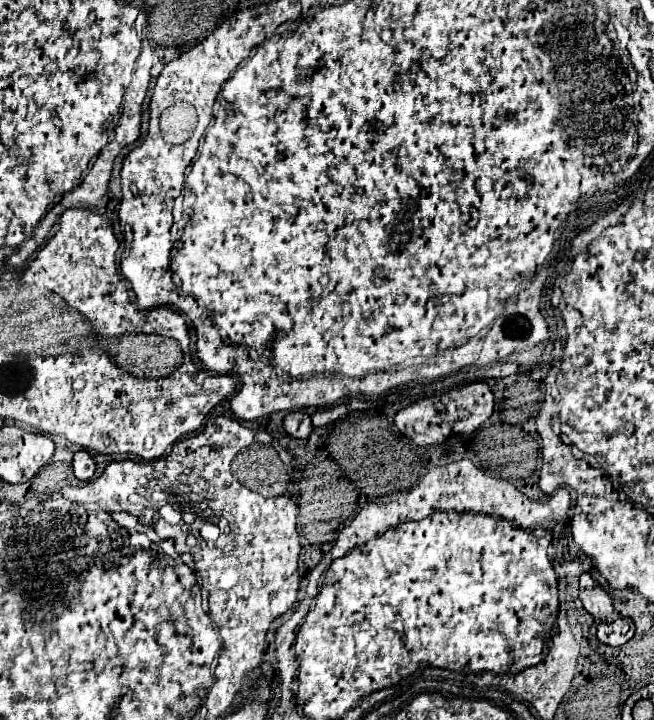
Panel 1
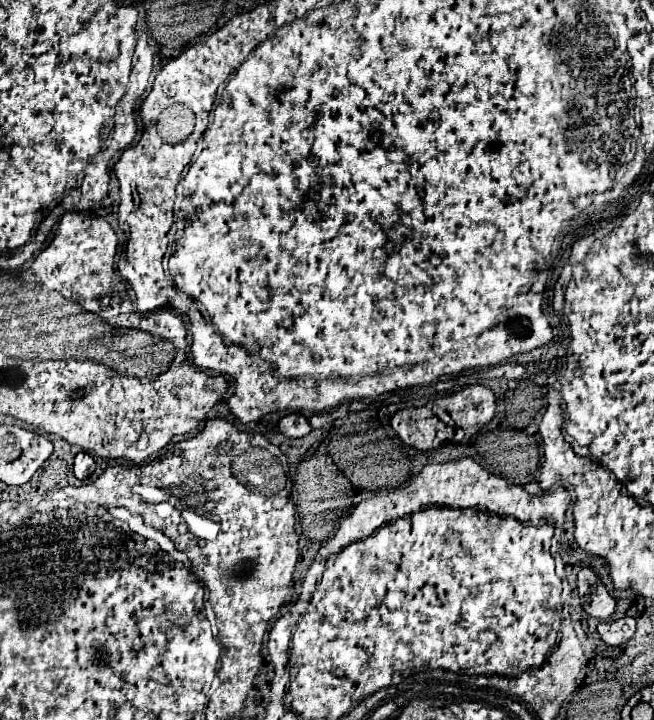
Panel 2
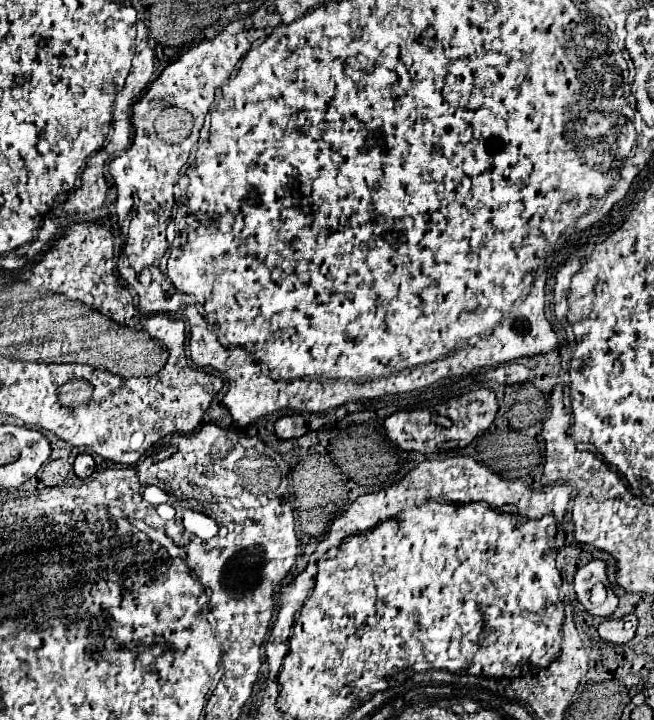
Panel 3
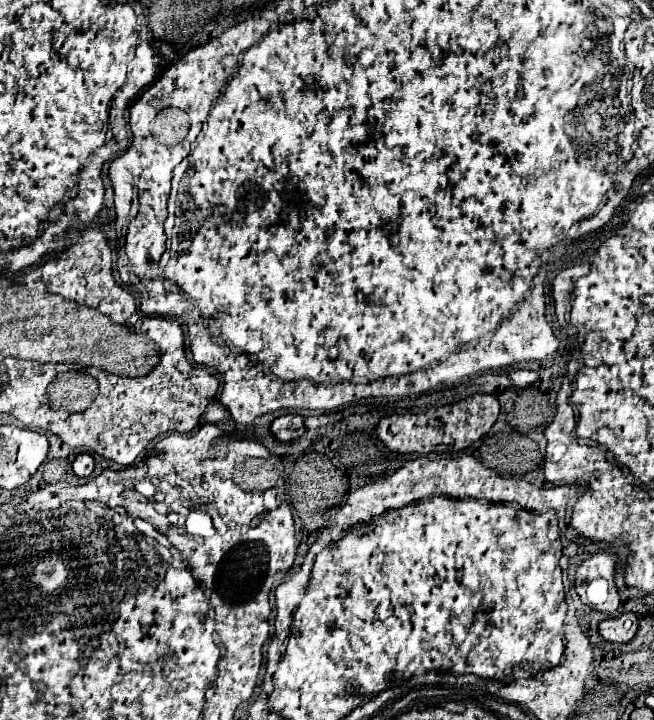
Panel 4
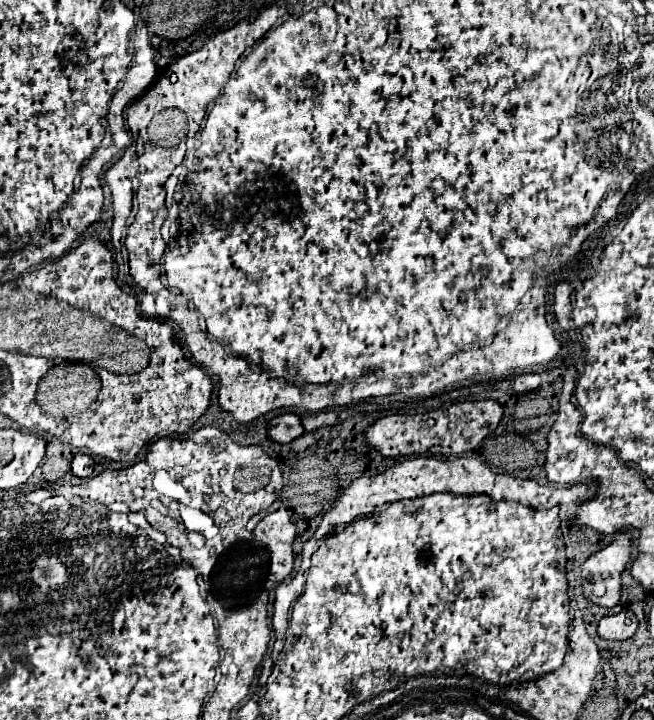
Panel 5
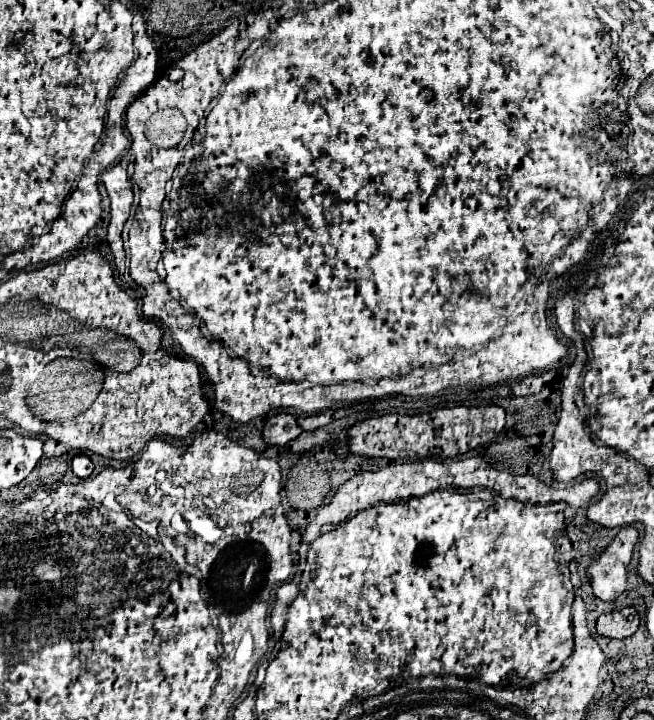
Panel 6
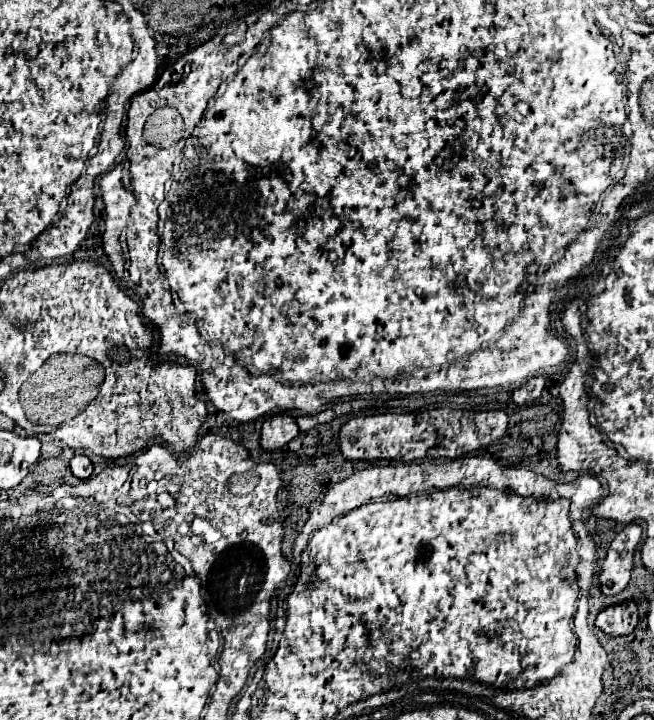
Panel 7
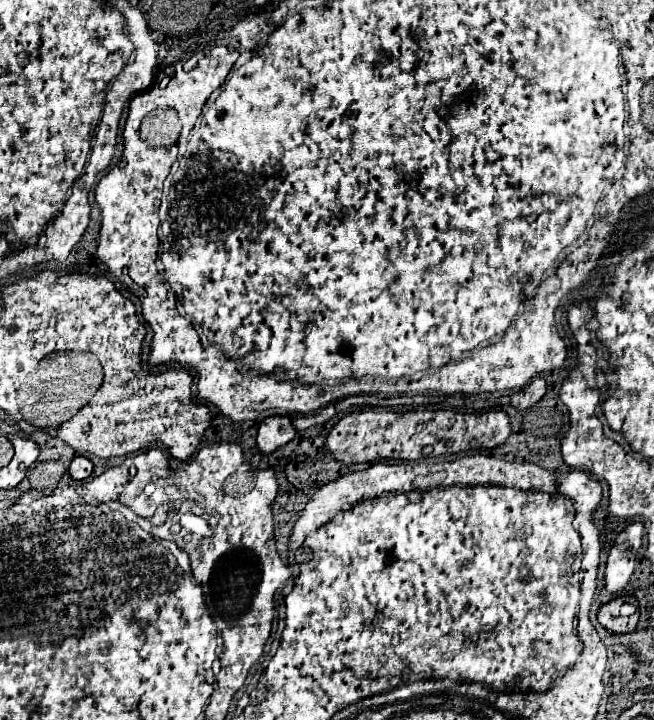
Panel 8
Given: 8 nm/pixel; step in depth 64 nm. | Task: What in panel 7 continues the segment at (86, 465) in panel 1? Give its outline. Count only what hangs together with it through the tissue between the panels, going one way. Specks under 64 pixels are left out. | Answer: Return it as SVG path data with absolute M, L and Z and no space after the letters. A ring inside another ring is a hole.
M78 454L70 460L70 468L72 468L72 474L80 480L84 480L92 474L92 462L88 456L82 456L82 454Z

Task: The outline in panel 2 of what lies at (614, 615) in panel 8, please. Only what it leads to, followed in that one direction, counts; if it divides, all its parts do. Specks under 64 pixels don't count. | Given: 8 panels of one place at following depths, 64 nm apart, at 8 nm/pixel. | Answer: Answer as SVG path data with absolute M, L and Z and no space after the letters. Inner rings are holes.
M620 618L620 620L614 620L614 622L600 622L598 624L600 638L610 646L626 644L634 636L634 630L636 630L634 618Z

